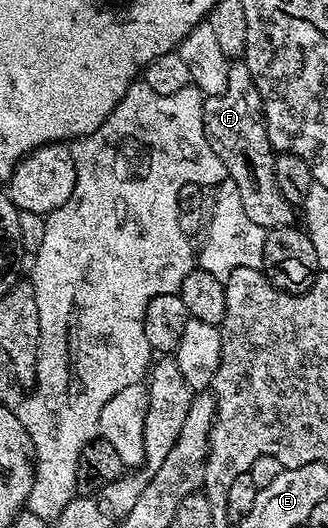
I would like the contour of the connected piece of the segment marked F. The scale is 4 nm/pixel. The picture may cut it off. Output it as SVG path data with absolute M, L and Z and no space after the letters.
M243 60L230 61L227 88L205 98L203 128L207 144L211 144L211 152L215 152L219 160L223 160L227 177L239 188L243 211L247 212L248 219L266 232L280 226L294 225L295 207L281 195L275 184L275 151L267 136L263 104L251 80L251 72Z

